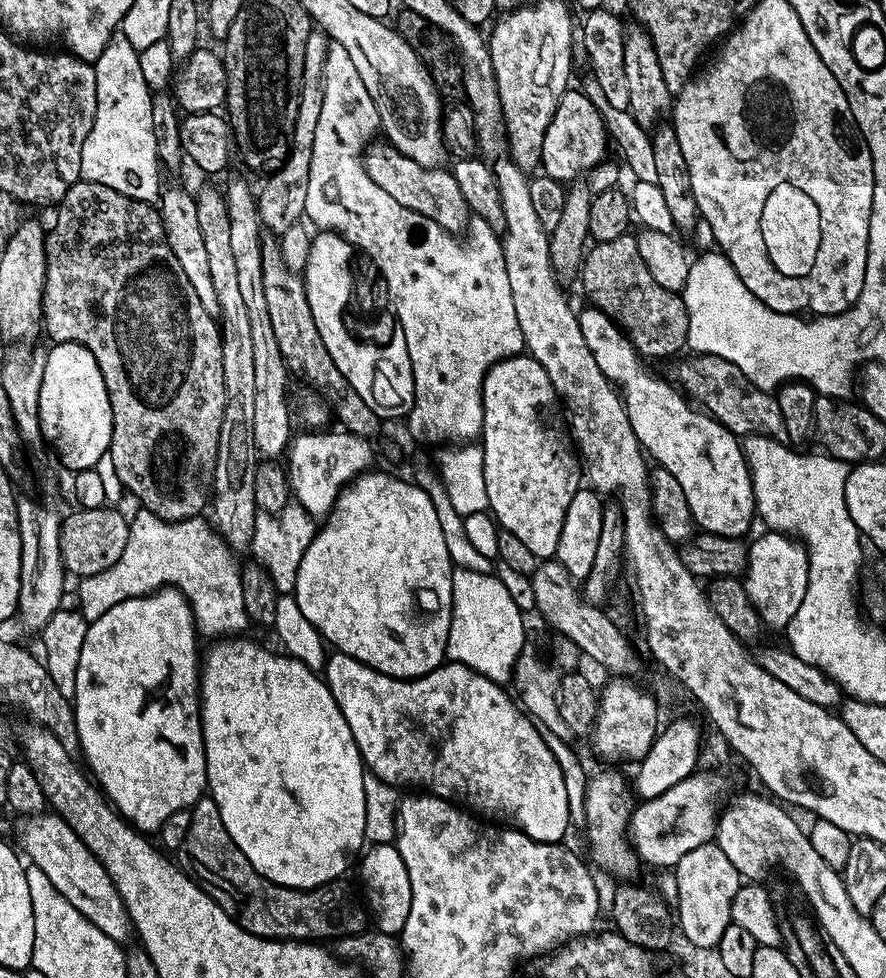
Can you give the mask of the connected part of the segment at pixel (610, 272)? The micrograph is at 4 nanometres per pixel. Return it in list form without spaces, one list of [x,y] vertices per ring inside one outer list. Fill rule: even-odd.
[[[629,234],[629,235],[623,236],[622,238],[614,238],[610,242],[602,242],[601,244],[593,243],[591,247],[589,247],[584,257],[584,267],[578,277],[578,280],[579,280],[579,283],[581,282],[584,283],[584,292],[586,295],[588,295],[587,303],[591,305],[591,307],[597,308],[598,310],[602,310],[604,313],[606,313],[606,315],[609,318],[611,318],[613,322],[615,322],[617,328],[619,328],[620,331],[623,332],[625,336],[627,336],[628,341],[630,341],[630,343],[636,347],[637,353],[639,353],[641,357],[649,358],[648,356],[672,356],[672,355],[673,355],[672,357],[675,357],[677,354],[680,354],[680,353],[675,354],[675,352],[680,352],[682,350],[685,351],[685,348],[688,342],[688,315],[686,314],[686,306],[684,305],[683,295],[677,294],[675,292],[671,292],[670,290],[666,290],[666,286],[658,286],[658,282],[654,282],[654,274],[650,274],[650,270],[646,266],[646,262],[642,262],[642,254],[640,253],[640,250],[638,248],[638,242],[636,241],[635,235]]]

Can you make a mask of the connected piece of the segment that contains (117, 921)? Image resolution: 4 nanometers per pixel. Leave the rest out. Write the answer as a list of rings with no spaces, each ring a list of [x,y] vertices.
[[[59,814],[48,815],[30,816],[19,821],[19,851],[27,857],[31,867],[42,870],[42,874],[50,878],[54,890],[58,890],[58,894],[62,894],[62,898],[66,898],[66,902],[70,902],[70,906],[78,910],[78,914],[98,926],[98,930],[102,930],[102,934],[106,934],[111,940],[124,942],[128,932],[130,936],[128,911],[124,909],[124,903],[110,874],[106,874],[102,862],[98,862],[96,855],[84,845],[76,831]]]

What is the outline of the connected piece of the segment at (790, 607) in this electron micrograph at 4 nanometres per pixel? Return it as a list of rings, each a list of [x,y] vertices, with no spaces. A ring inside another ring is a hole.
[[[765,531],[765,536],[760,536],[756,541],[748,544],[748,567],[744,569],[742,577],[746,594],[749,595],[750,602],[755,606],[763,627],[778,628],[784,630],[794,614],[798,611],[798,606],[802,603],[802,598],[806,595],[808,576],[808,552],[799,539],[783,532]]]

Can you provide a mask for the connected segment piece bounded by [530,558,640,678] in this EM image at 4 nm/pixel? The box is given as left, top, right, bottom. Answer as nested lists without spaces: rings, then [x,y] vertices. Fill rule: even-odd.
[[[548,558],[540,562],[530,576],[532,596],[536,599],[536,608],[564,635],[567,643],[574,645],[577,653],[589,656],[596,664],[616,678],[636,678],[640,672],[640,660],[632,649],[624,632],[604,613],[603,607],[590,604],[584,599],[577,581],[555,559]]]

